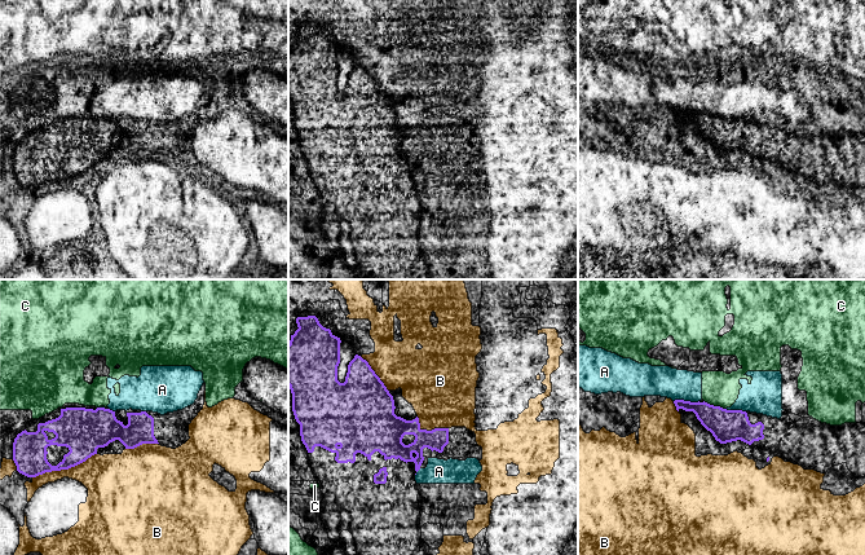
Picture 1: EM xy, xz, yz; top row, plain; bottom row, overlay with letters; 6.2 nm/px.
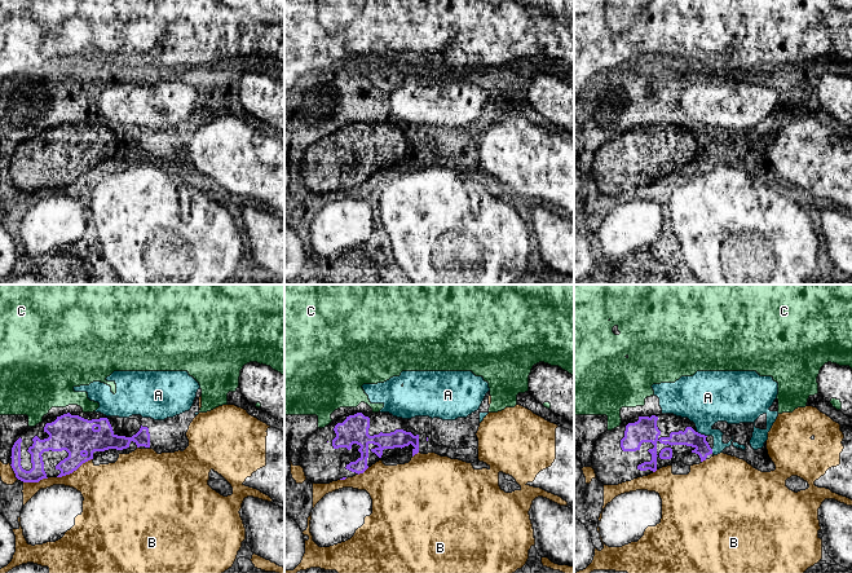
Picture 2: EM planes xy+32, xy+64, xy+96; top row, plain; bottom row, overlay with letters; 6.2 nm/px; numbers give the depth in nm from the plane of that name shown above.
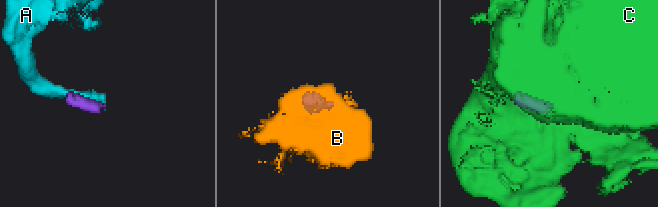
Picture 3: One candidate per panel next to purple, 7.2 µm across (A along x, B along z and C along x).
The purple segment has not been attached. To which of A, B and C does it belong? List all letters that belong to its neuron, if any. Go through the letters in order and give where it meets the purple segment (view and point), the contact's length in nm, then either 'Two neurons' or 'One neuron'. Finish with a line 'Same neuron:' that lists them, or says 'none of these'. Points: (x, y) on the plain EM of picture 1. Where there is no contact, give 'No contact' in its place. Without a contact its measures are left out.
A: Touches purple at yz (685, 111). Shared border 160 nm. Two neurons
B: Touches purple at xy (64, 179). Shared border 420 nm. Two neurons
C: Touches purple at yz (715, 117). Shared border 160 nm. Two neurons
Same neuron: none of these

